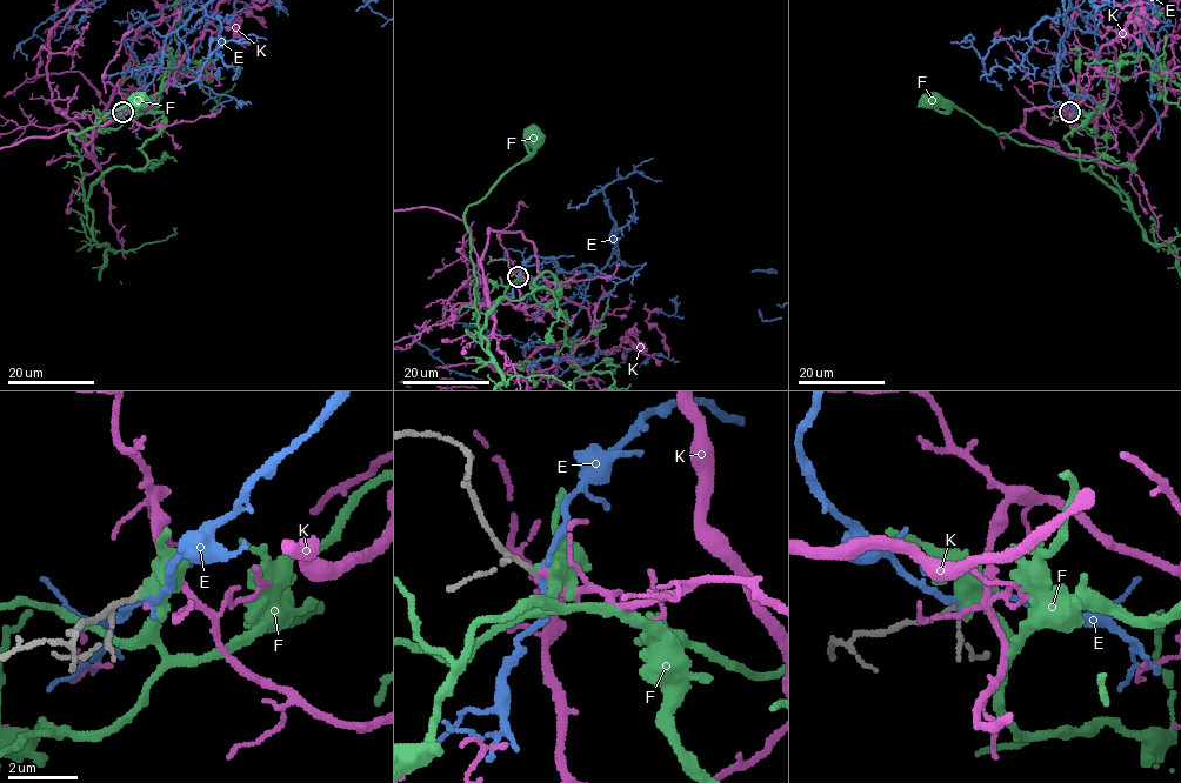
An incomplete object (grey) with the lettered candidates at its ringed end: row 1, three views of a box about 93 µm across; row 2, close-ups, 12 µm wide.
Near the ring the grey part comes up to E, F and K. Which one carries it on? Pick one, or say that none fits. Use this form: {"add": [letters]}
{"add": ["K"]}

